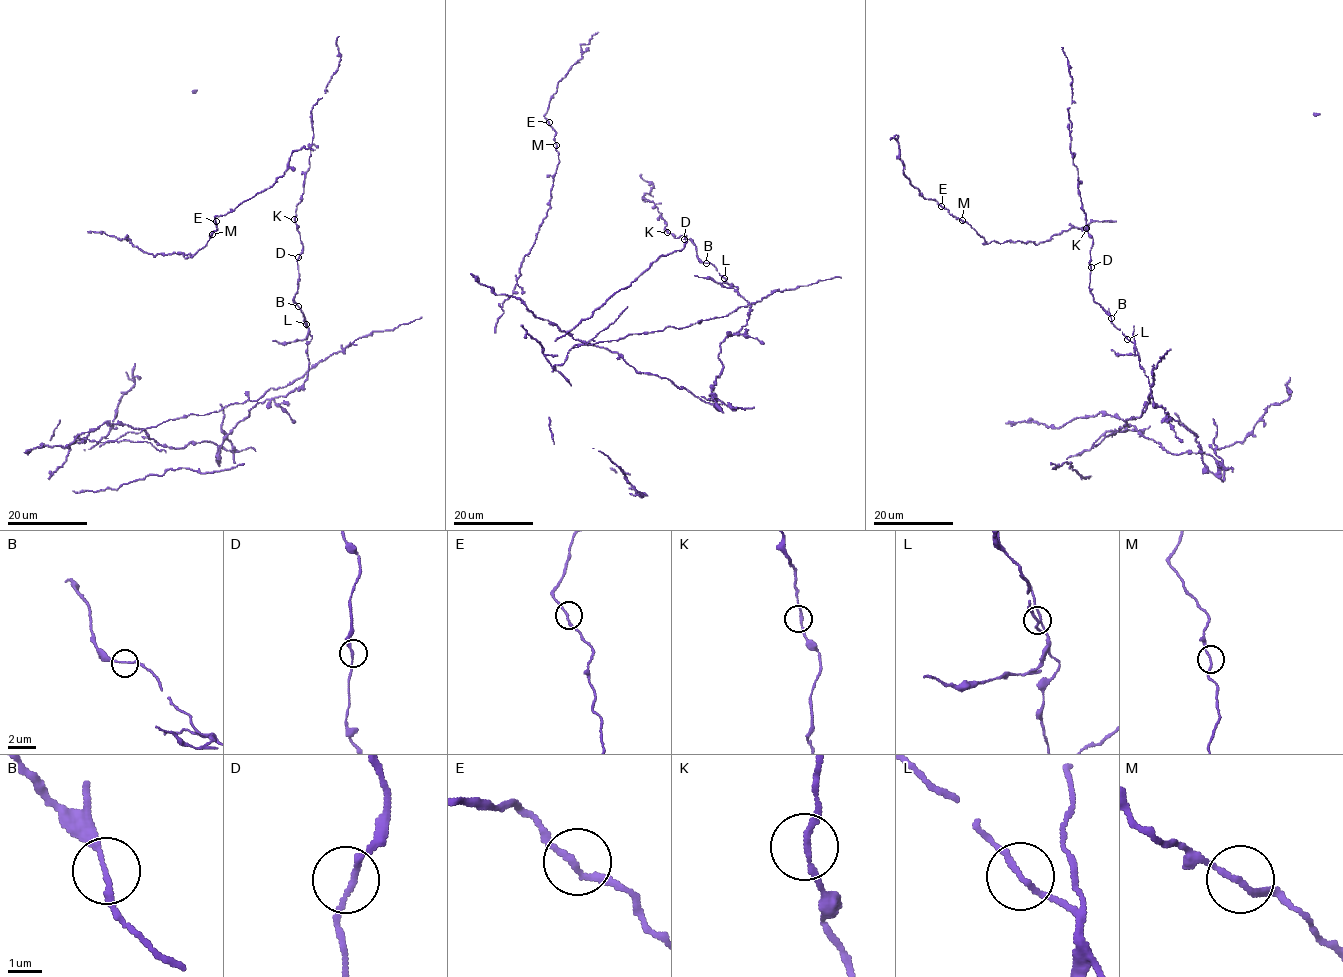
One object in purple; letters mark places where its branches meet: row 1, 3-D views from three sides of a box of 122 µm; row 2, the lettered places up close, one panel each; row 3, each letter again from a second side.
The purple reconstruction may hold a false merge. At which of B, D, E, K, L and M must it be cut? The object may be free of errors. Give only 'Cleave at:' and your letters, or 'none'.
Cleave at: L

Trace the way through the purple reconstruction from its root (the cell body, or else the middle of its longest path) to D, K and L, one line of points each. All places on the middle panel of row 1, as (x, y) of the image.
D: (706, 263), (698, 257), (691, 239), (684, 239)
K: (706, 263), (698, 257), (691, 239), (684, 239), (685, 236), (682, 235), (675, 238), (667, 232)
L: (706, 263), (725, 277)

